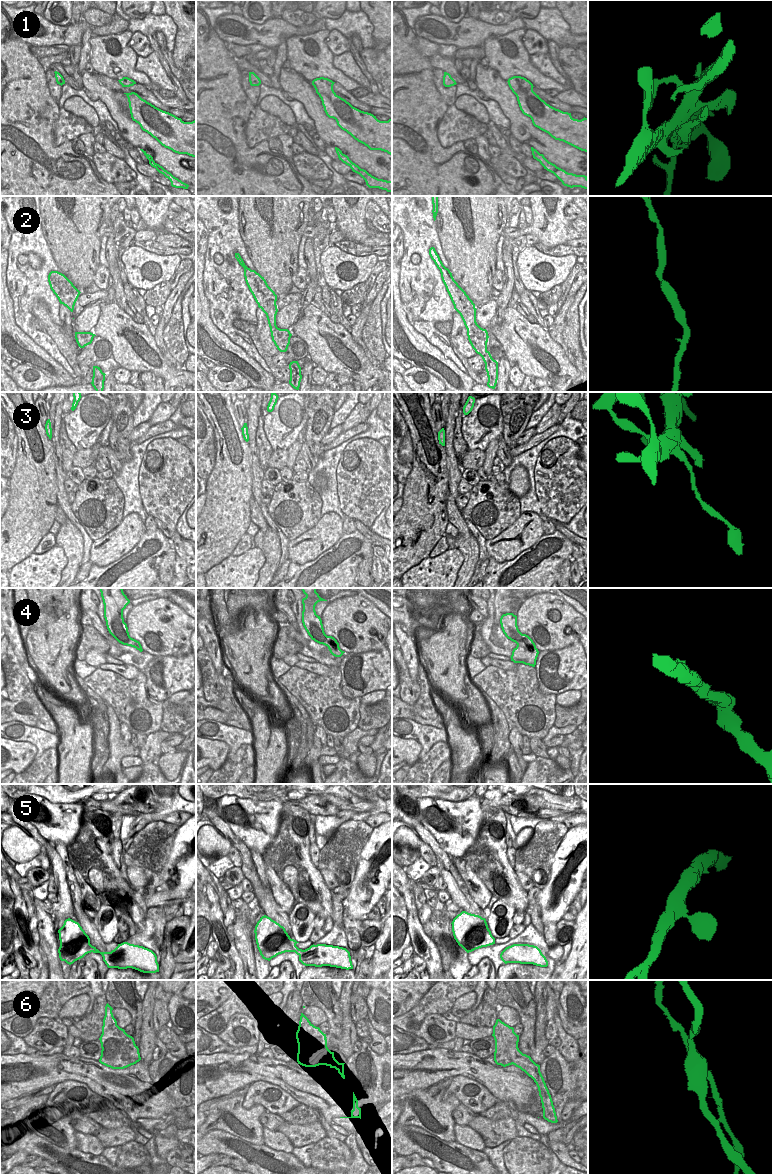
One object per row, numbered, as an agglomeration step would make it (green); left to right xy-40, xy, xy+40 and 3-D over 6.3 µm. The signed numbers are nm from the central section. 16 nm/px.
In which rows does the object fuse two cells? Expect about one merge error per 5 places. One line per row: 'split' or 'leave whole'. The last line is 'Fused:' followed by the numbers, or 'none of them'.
1: leave whole
2: leave whole
3: split
4: leave whole
5: leave whole
6: split
Fused: 3, 6

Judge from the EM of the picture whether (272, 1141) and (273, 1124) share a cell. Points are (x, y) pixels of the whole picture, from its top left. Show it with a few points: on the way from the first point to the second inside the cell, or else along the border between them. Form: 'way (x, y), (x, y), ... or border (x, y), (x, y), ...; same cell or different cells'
border (264, 1126), (276, 1130); different cells

